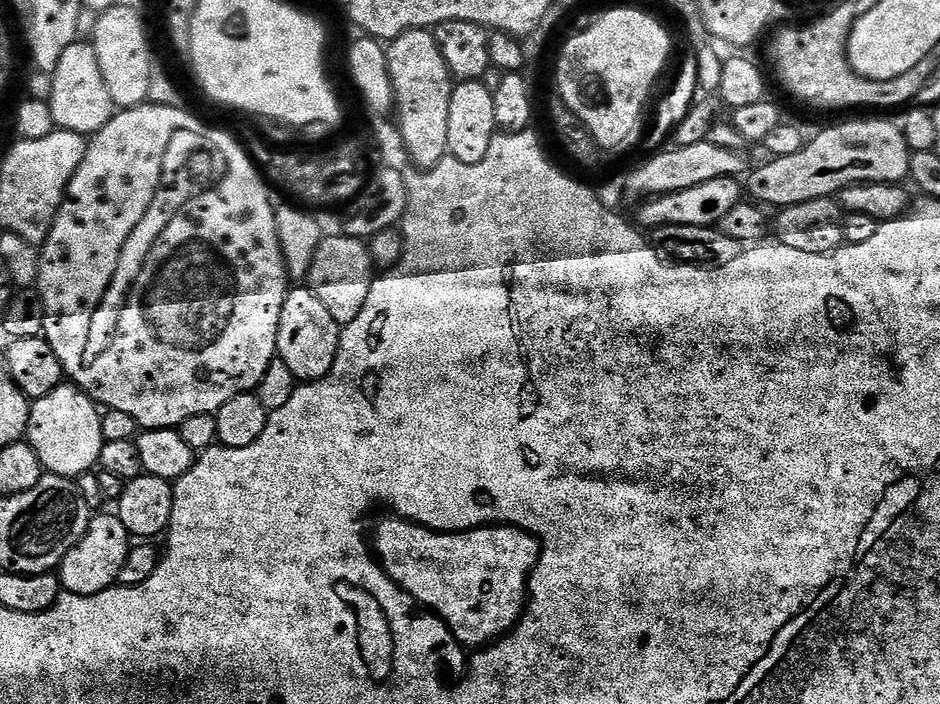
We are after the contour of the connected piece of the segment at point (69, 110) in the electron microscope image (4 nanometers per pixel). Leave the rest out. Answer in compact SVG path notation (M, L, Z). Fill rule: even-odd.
M85 47L85 52L69 50L62 54L58 66L51 73L53 78L53 96L50 101L57 129L65 132L77 132L85 138L91 137L99 128L106 126L114 115L114 105L110 90L106 90L106 78L98 66L95 48Z

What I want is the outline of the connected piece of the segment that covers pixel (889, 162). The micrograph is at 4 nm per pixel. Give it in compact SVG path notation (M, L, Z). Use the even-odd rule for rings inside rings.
M848 120L845 124L836 124L817 136L813 135L807 146L798 150L798 154L774 156L765 159L765 164L757 168L755 165L747 177L746 188L753 201L764 206L773 204L776 210L783 210L792 204L810 202L823 196L835 197L858 181L901 183L911 173L911 153L899 123L894 124L890 120Z

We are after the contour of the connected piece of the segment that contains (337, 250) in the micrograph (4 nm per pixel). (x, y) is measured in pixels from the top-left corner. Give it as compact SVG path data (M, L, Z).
M339 234L325 235L324 241L314 254L314 262L306 280L313 292L316 292L322 302L326 302L337 321L353 320L366 306L370 298L372 281L374 279L374 256L369 245L363 239Z

